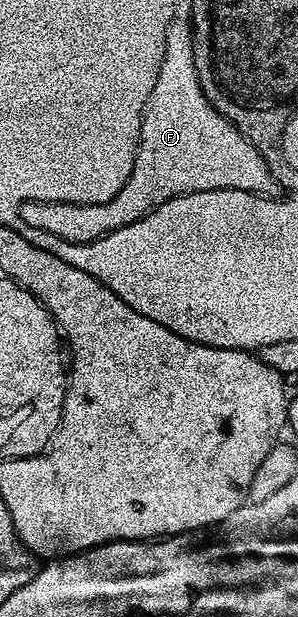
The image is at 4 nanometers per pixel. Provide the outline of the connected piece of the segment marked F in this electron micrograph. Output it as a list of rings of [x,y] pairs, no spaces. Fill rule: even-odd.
[[[186,57],[192,61],[188,65],[188,87],[172,87],[172,95],[151,95],[151,104],[144,112],[144,142],[138,143],[139,156],[134,164],[134,171],[126,179],[122,191],[118,191],[116,201],[110,205],[101,205],[93,208],[79,208],[71,205],[28,205],[22,212],[19,220],[30,223],[30,227],[38,227],[38,231],[50,231],[50,235],[58,235],[58,239],[85,245],[97,241],[100,237],[116,228],[126,227],[142,219],[152,209],[158,208],[175,197],[185,196],[187,193],[218,191],[219,189],[233,189],[246,191],[259,197],[279,198],[282,186],[270,171],[266,159],[237,131],[232,122],[227,121],[216,108],[206,99],[196,76],[196,67],[193,57]]]

